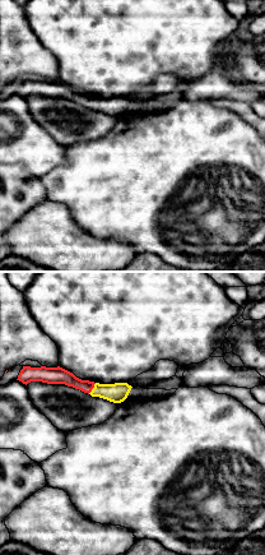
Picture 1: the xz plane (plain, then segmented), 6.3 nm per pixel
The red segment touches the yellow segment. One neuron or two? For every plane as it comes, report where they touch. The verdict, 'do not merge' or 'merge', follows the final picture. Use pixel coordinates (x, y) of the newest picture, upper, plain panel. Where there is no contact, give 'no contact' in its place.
meets red at (93, 101)

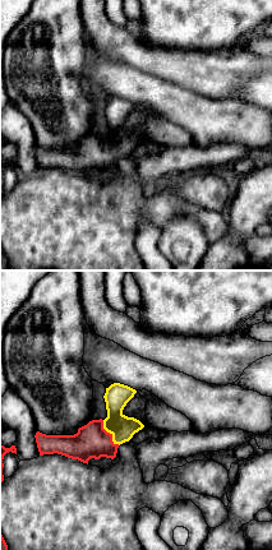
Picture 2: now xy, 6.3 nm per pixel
meets red at (110, 148)

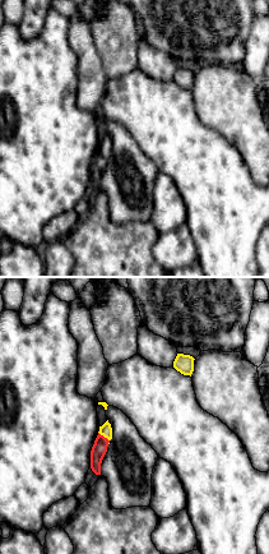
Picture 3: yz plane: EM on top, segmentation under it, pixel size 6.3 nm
meets red at (103, 151)

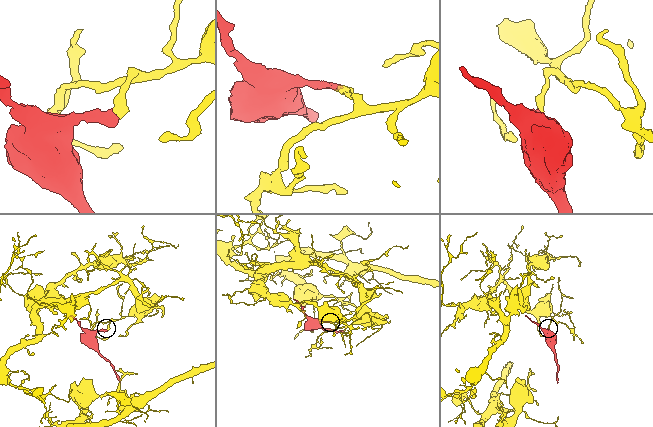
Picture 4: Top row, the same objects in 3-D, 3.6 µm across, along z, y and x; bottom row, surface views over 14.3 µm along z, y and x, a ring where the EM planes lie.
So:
merge

